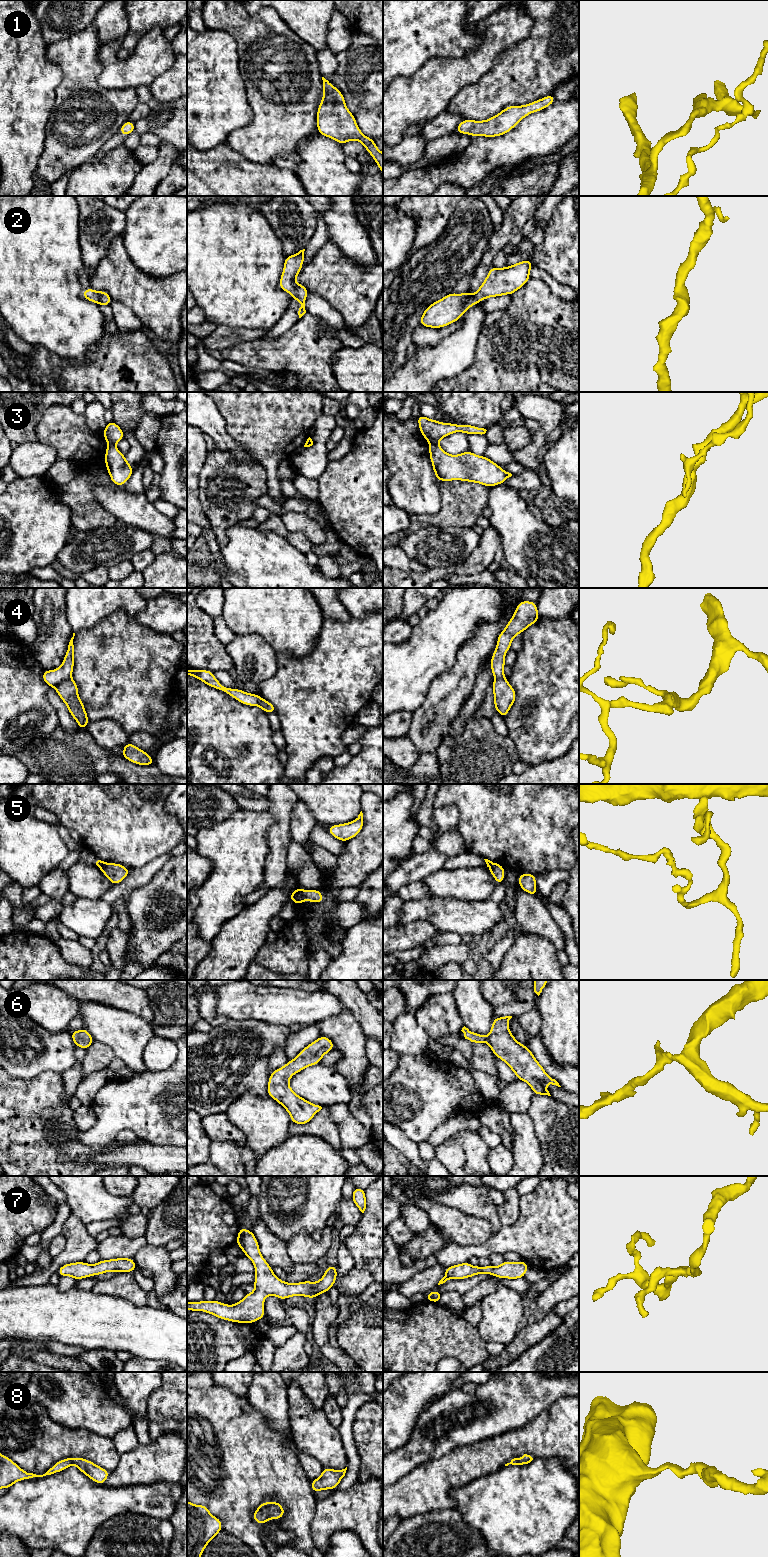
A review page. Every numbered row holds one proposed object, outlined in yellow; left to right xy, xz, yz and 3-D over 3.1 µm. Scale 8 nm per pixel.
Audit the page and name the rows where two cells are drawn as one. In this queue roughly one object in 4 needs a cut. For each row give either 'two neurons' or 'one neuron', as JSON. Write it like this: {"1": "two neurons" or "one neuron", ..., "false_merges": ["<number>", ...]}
{"1": "one neuron", "2": "one neuron", "3": "two neurons", "4": "two neurons", "5": "two neurons", "6": "one neuron", "7": "one neuron", "8": "one neuron", "false_merges": ["3", "4", "5"]}

